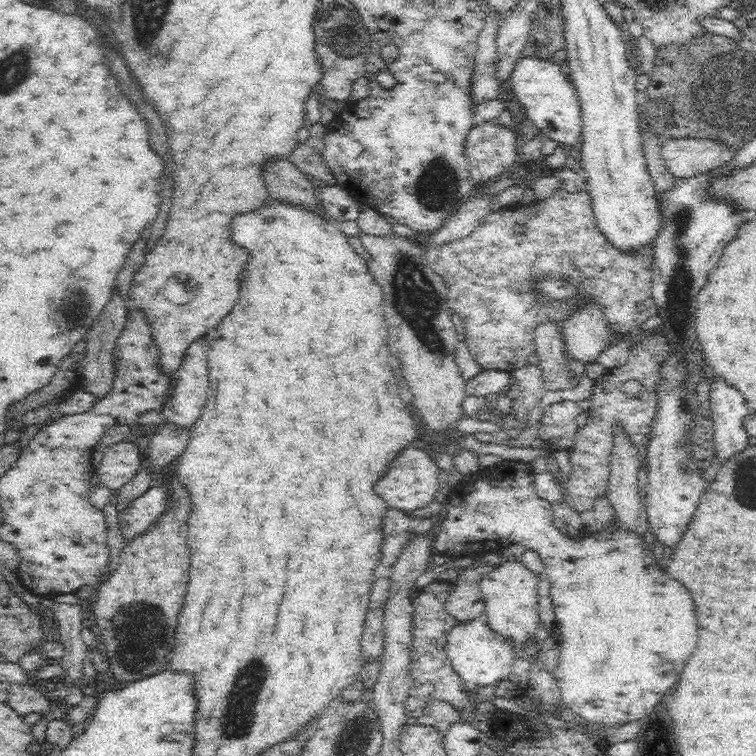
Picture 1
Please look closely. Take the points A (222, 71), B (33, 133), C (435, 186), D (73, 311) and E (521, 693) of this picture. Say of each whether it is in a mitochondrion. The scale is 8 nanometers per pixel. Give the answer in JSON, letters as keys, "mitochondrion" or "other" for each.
{"A":"other","B":"other","C":"mitochondrion","D":"mitochondrion","E":"other"}

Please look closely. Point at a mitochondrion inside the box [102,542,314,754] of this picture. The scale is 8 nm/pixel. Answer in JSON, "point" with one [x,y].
{"point":[249,683]}

